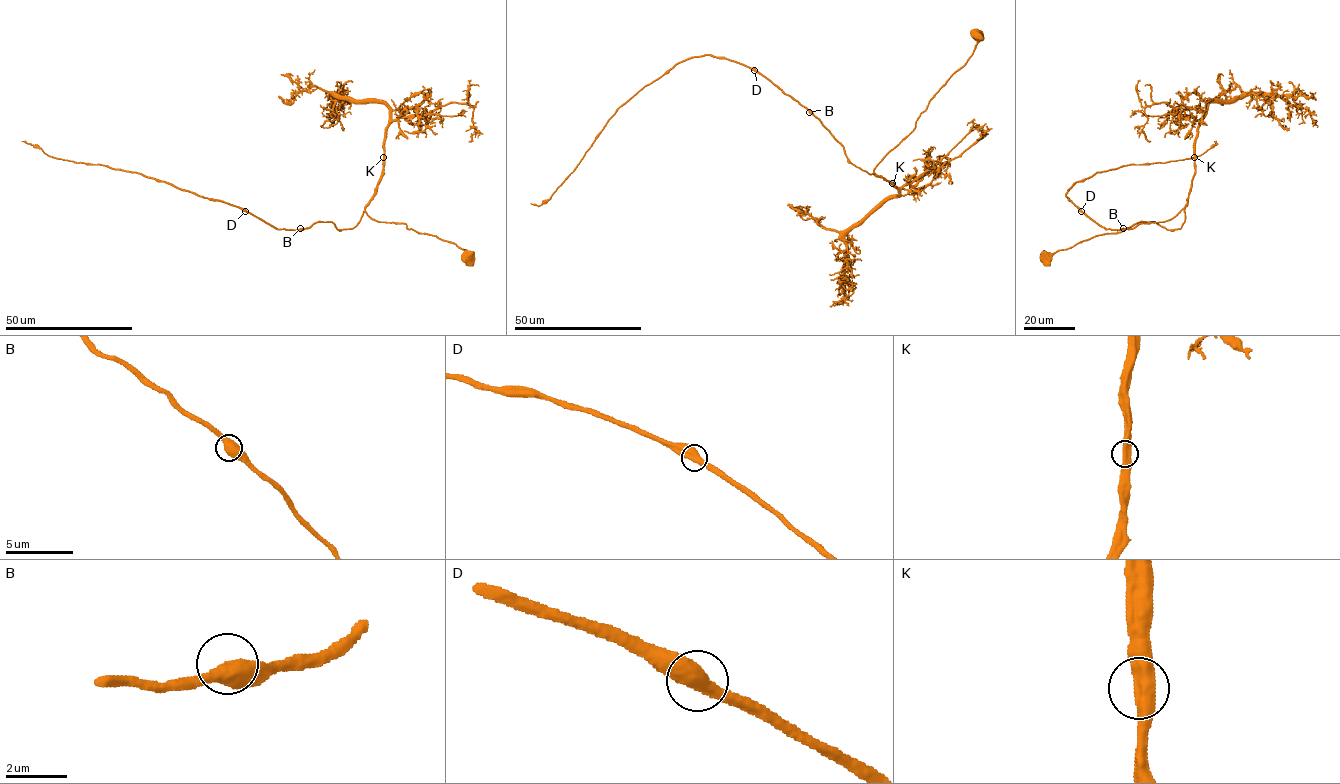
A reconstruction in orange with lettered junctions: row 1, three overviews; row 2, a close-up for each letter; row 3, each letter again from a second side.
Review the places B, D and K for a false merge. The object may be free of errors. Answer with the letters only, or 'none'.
none

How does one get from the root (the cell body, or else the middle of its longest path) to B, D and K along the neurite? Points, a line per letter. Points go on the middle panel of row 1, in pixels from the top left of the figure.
B: (977, 34), (978, 42), (972, 55), (930, 101), (914, 128), (872, 174), (855, 167), (841, 144), (809, 112)
D: (977, 34), (972, 55), (872, 174), (855, 167), (818, 119), (754, 70)
K: (977, 34), (978, 42), (972, 55), (930, 101), (914, 128), (875, 168), (878, 176), (893, 183)

